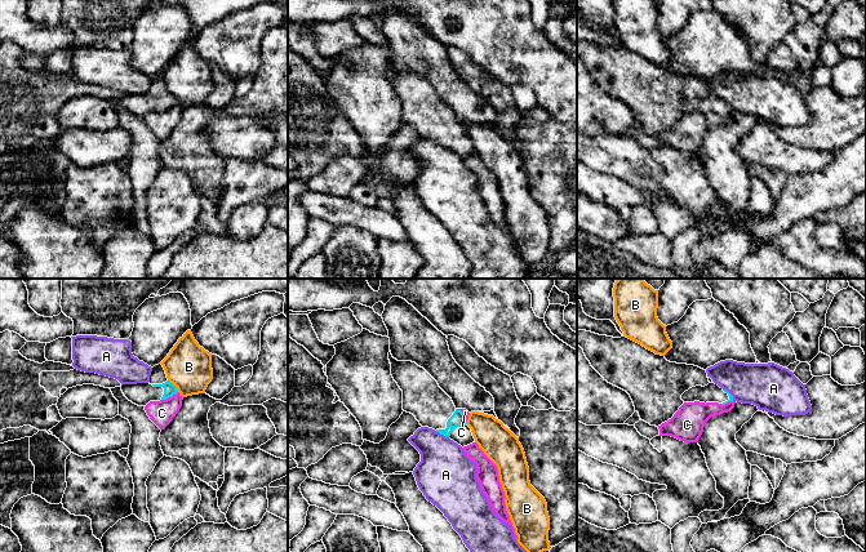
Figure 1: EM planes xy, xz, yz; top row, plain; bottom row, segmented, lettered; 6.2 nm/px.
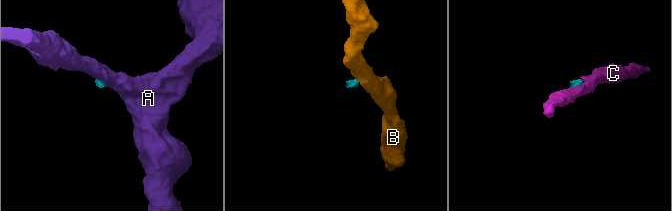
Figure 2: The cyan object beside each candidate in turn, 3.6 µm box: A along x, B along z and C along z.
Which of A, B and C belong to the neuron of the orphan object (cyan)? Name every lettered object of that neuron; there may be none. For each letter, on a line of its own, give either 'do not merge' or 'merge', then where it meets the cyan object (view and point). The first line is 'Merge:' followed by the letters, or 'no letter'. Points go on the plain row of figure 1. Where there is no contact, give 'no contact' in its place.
Merge: no letter
A: do not merge; meets cyan in xz at (442, 145)
B: do not merge; meets cyan in xy at (174, 97)
C: do not merge; meets cyan in xy at (169, 107)

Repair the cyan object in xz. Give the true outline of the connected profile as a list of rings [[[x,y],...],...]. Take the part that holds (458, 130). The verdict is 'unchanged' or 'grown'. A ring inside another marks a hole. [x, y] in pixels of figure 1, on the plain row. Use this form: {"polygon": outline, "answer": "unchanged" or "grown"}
{"polygon": [[[391,62],[388,71],[391,86],[403,102],[404,123],[413,125],[422,138],[435,141],[462,159],[475,153],[465,125],[423,79],[412,72],[398,72]]], "answer": "grown"}

